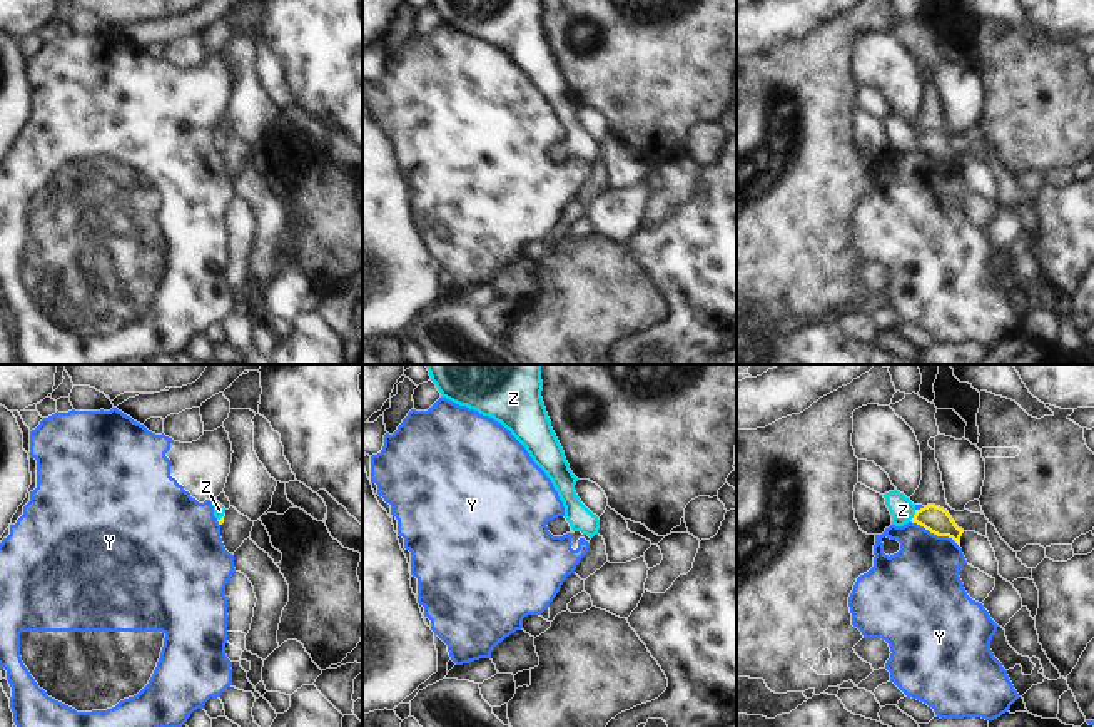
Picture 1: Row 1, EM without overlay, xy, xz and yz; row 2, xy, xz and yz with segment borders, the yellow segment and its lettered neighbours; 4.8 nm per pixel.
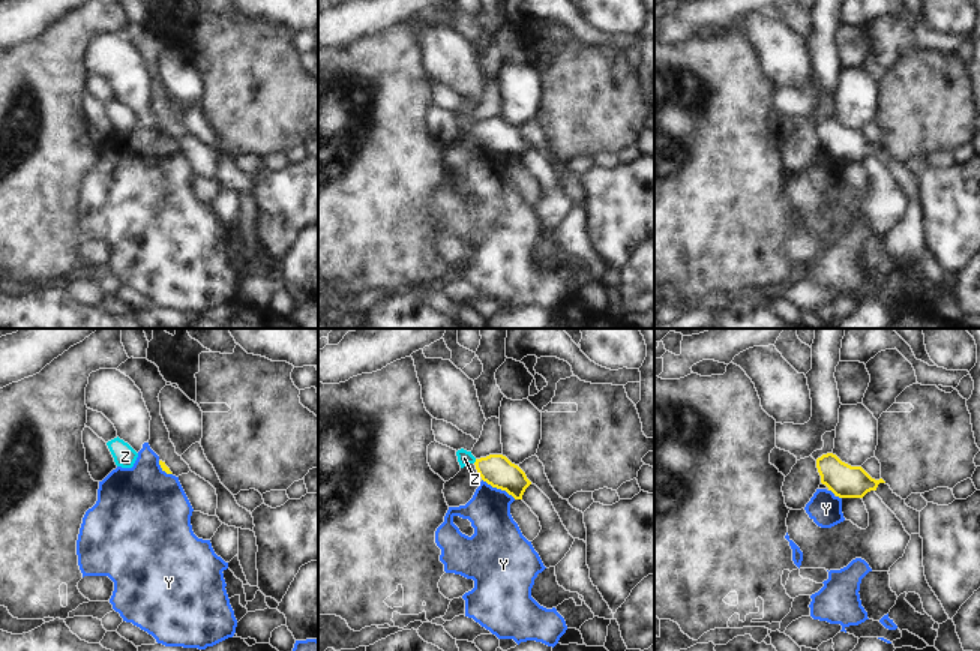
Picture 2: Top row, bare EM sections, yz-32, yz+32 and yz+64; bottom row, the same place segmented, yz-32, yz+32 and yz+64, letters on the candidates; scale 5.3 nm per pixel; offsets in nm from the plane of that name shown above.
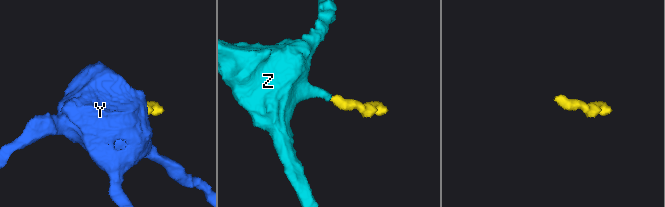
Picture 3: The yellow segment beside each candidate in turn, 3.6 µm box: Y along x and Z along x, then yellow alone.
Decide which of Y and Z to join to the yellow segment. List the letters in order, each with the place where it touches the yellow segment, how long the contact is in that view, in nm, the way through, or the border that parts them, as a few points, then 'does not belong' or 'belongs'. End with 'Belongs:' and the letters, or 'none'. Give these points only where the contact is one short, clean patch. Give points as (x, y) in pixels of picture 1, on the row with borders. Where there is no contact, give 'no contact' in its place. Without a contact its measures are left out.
Y: meets yellow in yz at (936, 533); contact 280 nm long; border along yz (911, 520), (937, 535), (947, 535), (959, 547); does not belong
Z: meets yellow in yz at (914, 515); contact 70 nm long; runs through yz (934, 518), (914, 515), (902, 510); belongs
Belongs: Z

